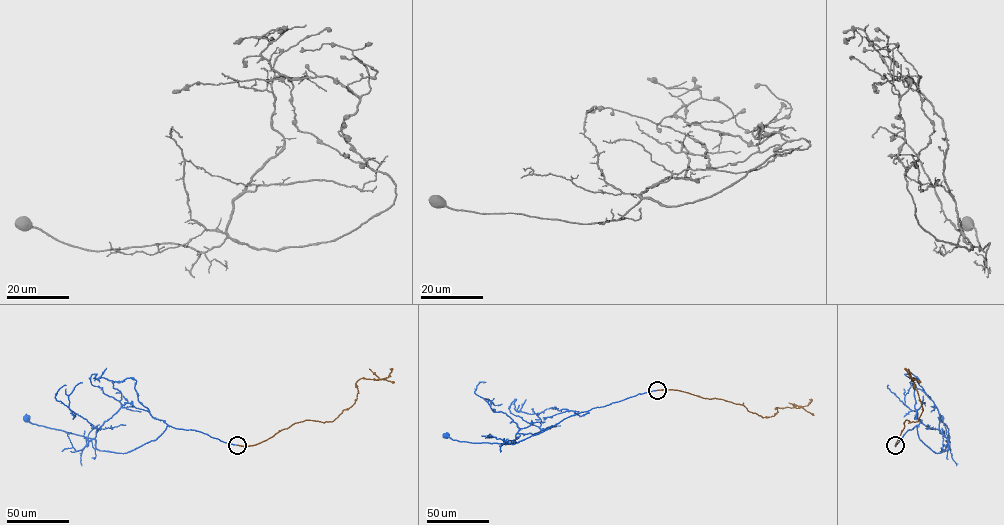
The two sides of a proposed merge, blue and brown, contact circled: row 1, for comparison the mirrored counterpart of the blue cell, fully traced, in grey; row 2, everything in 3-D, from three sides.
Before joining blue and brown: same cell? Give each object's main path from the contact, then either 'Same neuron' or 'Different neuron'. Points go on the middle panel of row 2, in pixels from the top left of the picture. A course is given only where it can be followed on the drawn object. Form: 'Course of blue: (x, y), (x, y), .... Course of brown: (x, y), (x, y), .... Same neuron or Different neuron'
Course of blue: (656, 390), (571, 415), (517, 442), (471, 443), (445, 436). Course of brown: (656, 390), (722, 399), (742, 404), (762, 417), (774, 416), (778, 412), (775, 408), (805, 406), (812, 401). Different neuron

